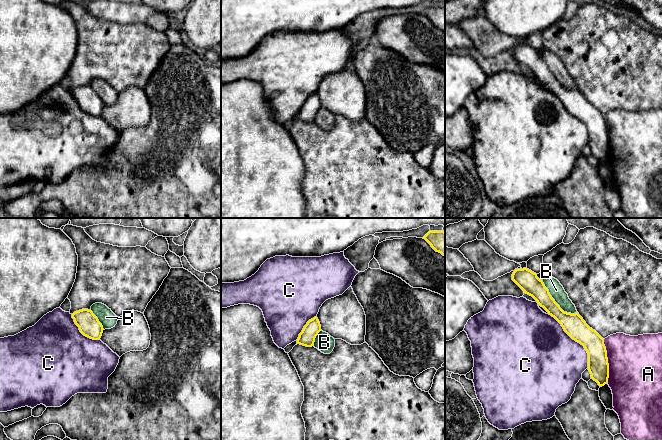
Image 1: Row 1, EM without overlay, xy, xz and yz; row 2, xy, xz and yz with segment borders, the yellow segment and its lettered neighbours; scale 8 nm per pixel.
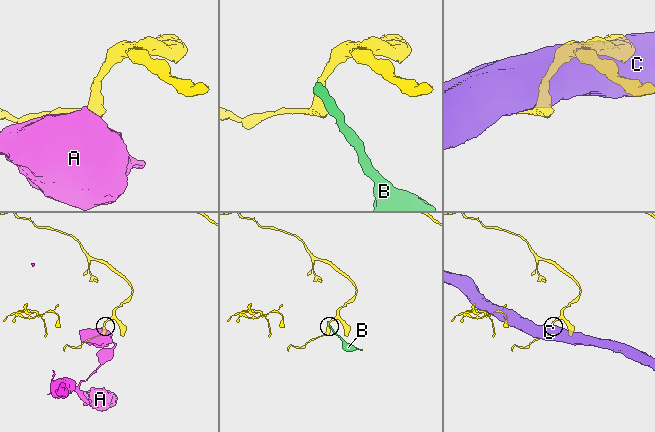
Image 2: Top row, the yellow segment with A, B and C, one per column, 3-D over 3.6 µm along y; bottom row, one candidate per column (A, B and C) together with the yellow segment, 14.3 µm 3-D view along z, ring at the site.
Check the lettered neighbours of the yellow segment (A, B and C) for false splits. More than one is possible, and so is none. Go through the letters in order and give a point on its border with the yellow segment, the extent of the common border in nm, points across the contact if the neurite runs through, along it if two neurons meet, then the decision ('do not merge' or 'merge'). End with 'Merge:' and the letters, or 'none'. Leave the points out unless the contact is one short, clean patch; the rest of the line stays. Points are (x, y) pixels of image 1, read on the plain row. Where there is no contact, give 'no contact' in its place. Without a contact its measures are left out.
A: yz (607, 137) | 360 nm | do not merge
B: yz (556, 79) | 380 nm | do not merge
C: yz (576, 117) | 550 nm | do not merge
Merge: none

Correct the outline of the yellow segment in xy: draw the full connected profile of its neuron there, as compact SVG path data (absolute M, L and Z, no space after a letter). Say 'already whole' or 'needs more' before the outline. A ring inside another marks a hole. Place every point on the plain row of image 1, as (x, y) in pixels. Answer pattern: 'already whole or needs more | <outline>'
already whole | M91 86L76 87L72 90L72 94L84 112L93 116L100 116L104 105Z

